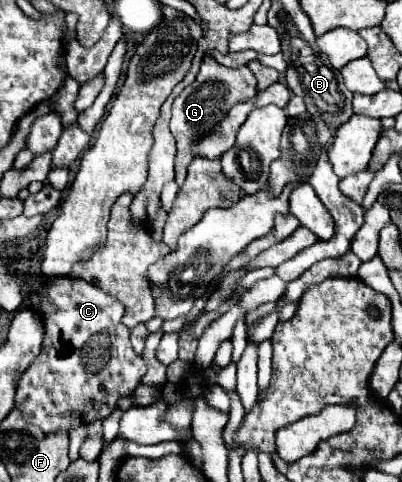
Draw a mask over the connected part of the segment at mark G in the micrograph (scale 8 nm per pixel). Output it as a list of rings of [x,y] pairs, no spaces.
[[[204,55],[200,73],[196,77],[196,81],[186,87],[172,105],[172,119],[170,119],[170,131],[176,139],[178,145],[178,153],[176,153],[176,183],[182,185],[184,177],[186,177],[186,167],[188,163],[194,159],[192,151],[190,151],[190,143],[212,131],[222,119],[224,115],[228,115],[228,111],[232,109],[234,103],[240,101],[248,101],[258,93],[256,89],[256,77],[248,67],[240,67],[240,69],[230,69],[220,65],[212,55]]]

